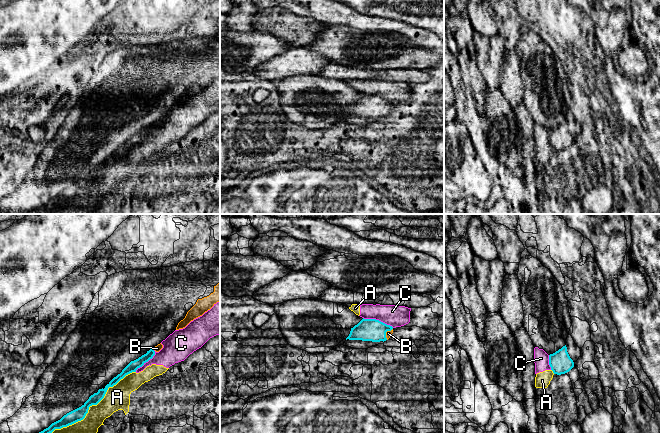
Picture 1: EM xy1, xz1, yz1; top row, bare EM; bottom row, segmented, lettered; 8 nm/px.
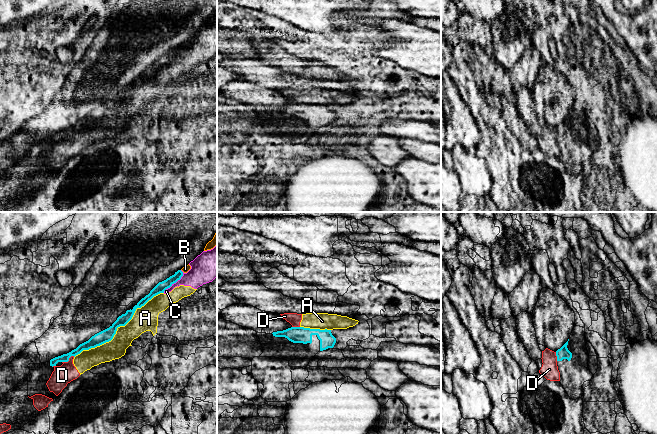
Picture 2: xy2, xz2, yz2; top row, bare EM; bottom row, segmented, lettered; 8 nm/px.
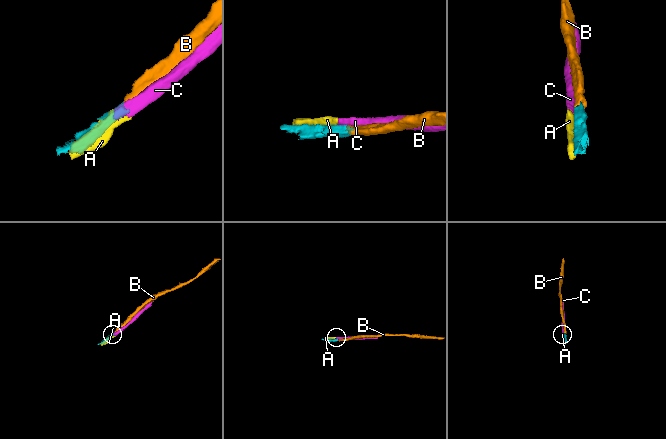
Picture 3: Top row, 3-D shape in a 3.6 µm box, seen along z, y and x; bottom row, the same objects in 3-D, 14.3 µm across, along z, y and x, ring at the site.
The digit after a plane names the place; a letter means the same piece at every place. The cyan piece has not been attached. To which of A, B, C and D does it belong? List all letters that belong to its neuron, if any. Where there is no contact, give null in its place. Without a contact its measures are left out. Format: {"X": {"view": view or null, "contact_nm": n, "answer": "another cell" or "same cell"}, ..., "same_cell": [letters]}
{"A": {"view": "xy2", "contact_nm": 900, "answer": "another cell"}, "B": {"view": "xz1", "contact_nm": 110, "answer": "same cell"}, "C": {"view": "xz1", "contact_nm": 260, "answer": "another cell"}, "D": {"view": "xy2", "contact_nm": 120, "answer": "another cell"}, "same_cell": ["B"]}

